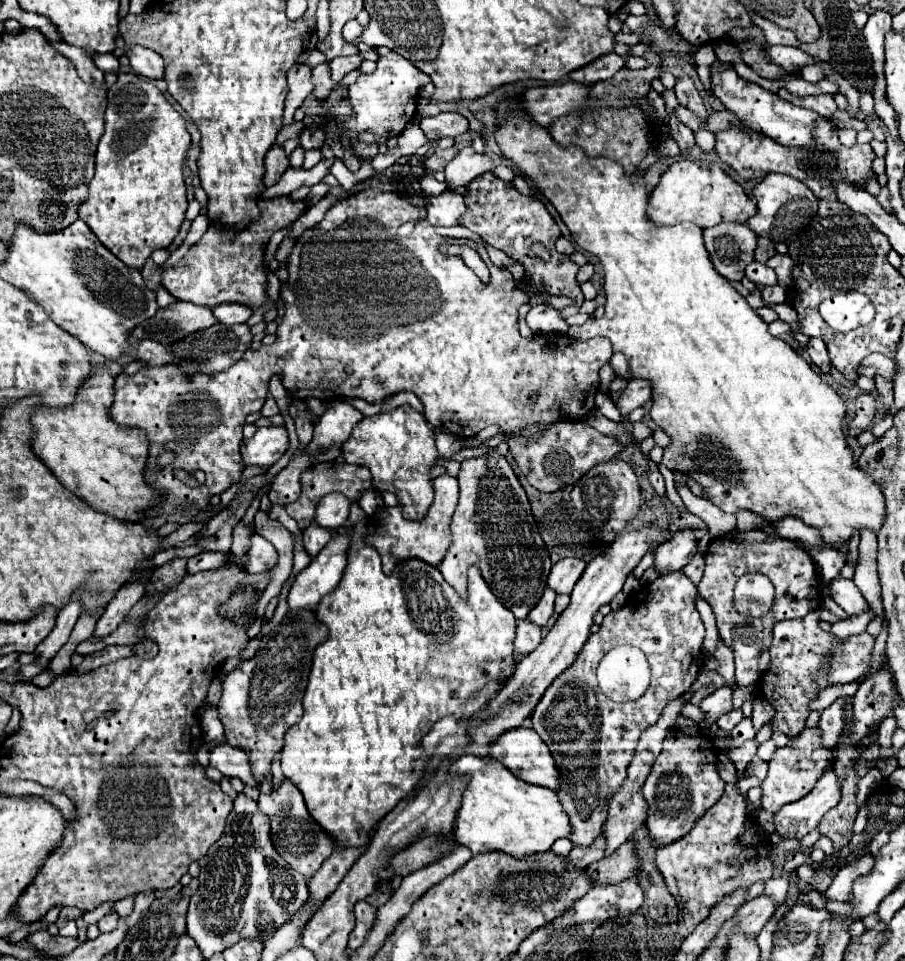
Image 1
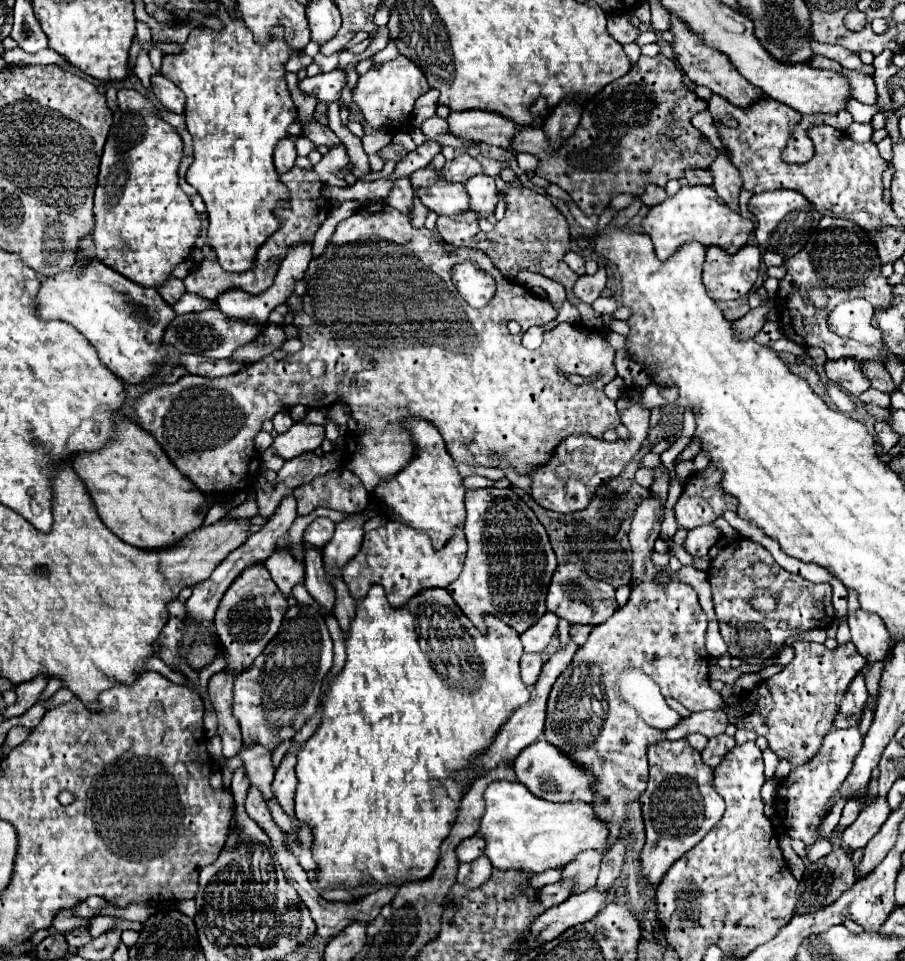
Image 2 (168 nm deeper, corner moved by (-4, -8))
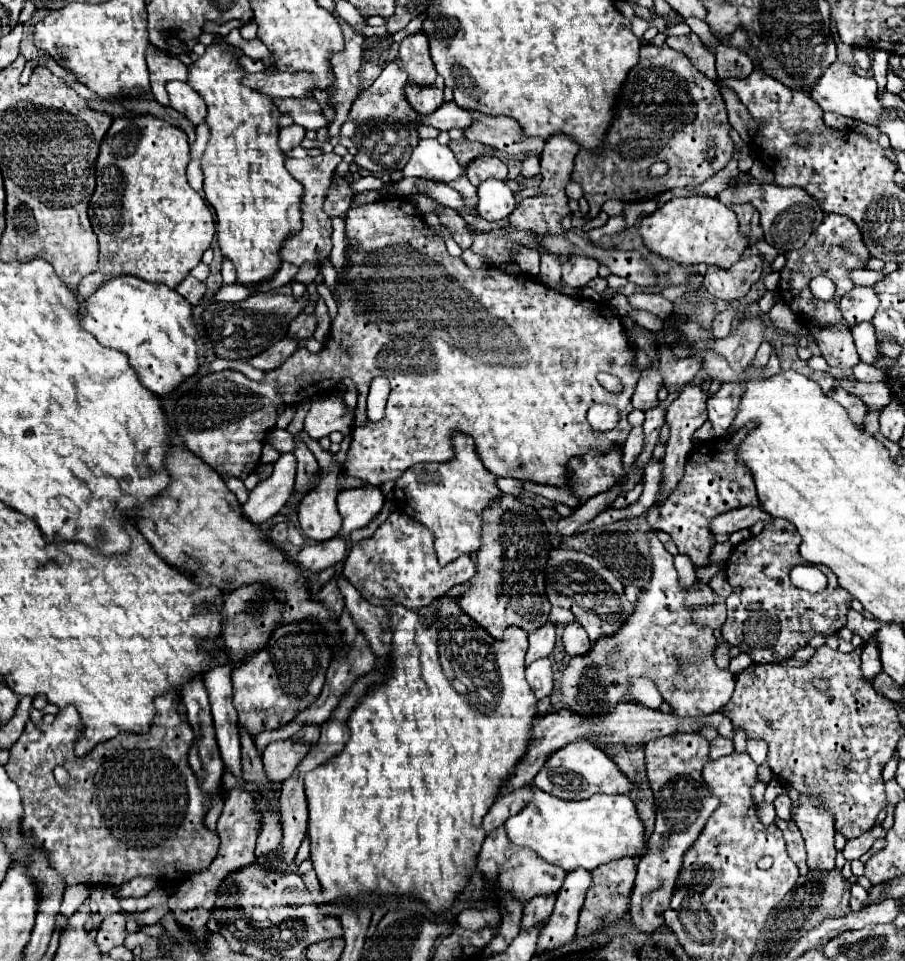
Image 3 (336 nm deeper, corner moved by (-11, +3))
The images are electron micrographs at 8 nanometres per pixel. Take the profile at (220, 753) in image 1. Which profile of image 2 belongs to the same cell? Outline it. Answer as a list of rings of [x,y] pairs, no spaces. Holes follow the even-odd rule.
[[[252,746],[252,748],[242,748],[238,752],[238,756],[242,758],[244,764],[244,772],[250,780],[250,786],[256,786],[264,800],[272,798],[272,778],[274,778],[274,768],[272,768],[272,760],[270,760],[270,752],[262,746]]]

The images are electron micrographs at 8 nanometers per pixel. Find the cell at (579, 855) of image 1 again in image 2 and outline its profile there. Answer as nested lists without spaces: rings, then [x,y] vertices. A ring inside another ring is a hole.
[[[560,880],[560,882],[554,882],[554,884],[548,884],[544,886],[540,892],[538,892],[538,898],[540,902],[546,906],[546,908],[552,908],[556,904],[562,904],[570,894],[572,894],[572,880]]]

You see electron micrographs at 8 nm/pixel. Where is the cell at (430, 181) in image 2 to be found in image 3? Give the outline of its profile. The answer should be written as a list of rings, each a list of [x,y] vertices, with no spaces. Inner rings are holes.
[[[437,139],[419,141],[413,149],[409,163],[403,169],[405,177],[423,177],[437,181],[451,181],[463,173],[461,165],[455,161],[451,149],[441,145]]]

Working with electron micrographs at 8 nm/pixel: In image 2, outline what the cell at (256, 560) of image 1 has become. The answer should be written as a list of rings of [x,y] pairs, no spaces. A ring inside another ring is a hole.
[[[288,550],[282,552],[272,552],[264,560],[266,570],[270,572],[272,580],[276,582],[281,593],[290,598],[292,588],[304,580],[304,564],[298,564]]]

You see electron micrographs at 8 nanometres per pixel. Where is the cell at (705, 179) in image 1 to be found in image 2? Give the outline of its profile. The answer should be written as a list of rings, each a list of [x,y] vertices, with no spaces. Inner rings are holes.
[[[682,186],[674,196],[668,196],[664,202],[650,208],[648,216],[642,220],[642,230],[652,238],[656,256],[668,260],[682,242],[700,242],[704,246],[724,246],[728,252],[742,248],[754,230],[754,222],[740,216],[740,212],[728,208],[714,188],[710,186]]]

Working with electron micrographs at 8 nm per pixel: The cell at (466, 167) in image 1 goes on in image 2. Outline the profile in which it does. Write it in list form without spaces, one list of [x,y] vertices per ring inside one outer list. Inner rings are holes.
[[[476,174],[464,182],[464,190],[470,196],[472,210],[478,218],[488,218],[498,202],[498,190],[494,178],[488,174]]]

